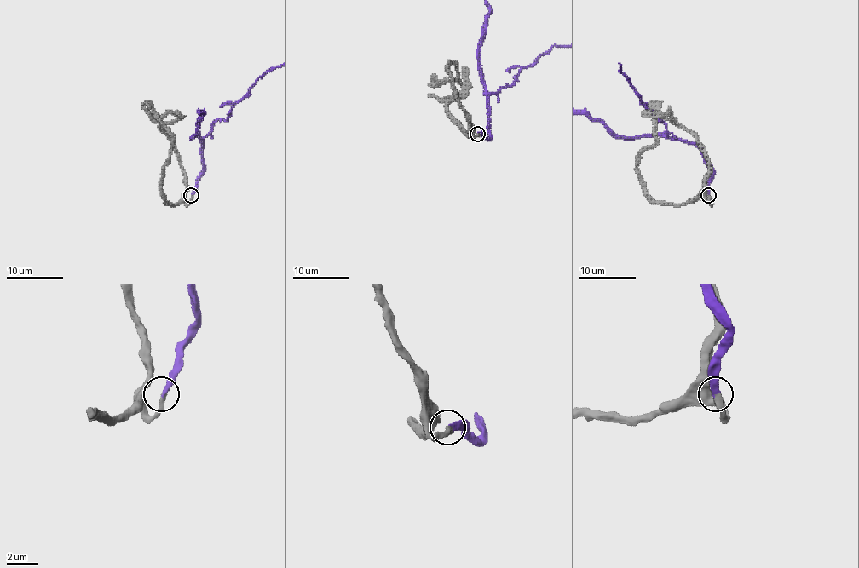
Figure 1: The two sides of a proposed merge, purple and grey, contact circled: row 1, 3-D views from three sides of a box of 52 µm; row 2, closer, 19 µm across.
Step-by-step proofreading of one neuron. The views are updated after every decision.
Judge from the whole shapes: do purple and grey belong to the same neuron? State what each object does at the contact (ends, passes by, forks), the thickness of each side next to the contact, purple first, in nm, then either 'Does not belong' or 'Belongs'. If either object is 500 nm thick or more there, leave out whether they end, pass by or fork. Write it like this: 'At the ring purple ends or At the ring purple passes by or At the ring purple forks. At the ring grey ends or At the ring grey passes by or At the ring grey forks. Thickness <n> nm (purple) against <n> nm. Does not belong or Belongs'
At the ring purple ends. At the ring grey ends. Thickness 360 nm (purple) against 360 nm. Belongs

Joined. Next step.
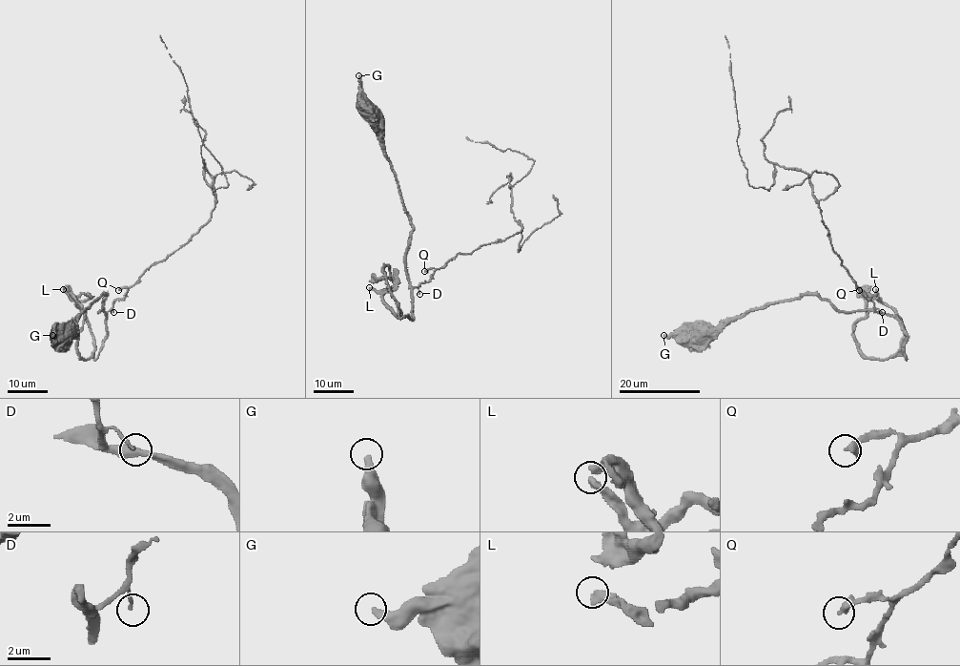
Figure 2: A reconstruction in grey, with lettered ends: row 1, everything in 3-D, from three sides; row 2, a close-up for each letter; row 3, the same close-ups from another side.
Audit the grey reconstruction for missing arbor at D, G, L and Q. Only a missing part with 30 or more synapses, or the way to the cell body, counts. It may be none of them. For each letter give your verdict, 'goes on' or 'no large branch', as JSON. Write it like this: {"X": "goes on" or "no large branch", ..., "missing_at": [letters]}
{"D": "no large branch", "G": "no large branch", "L": "goes on", "Q": "no large branch", "missing_at": ["L"]}

